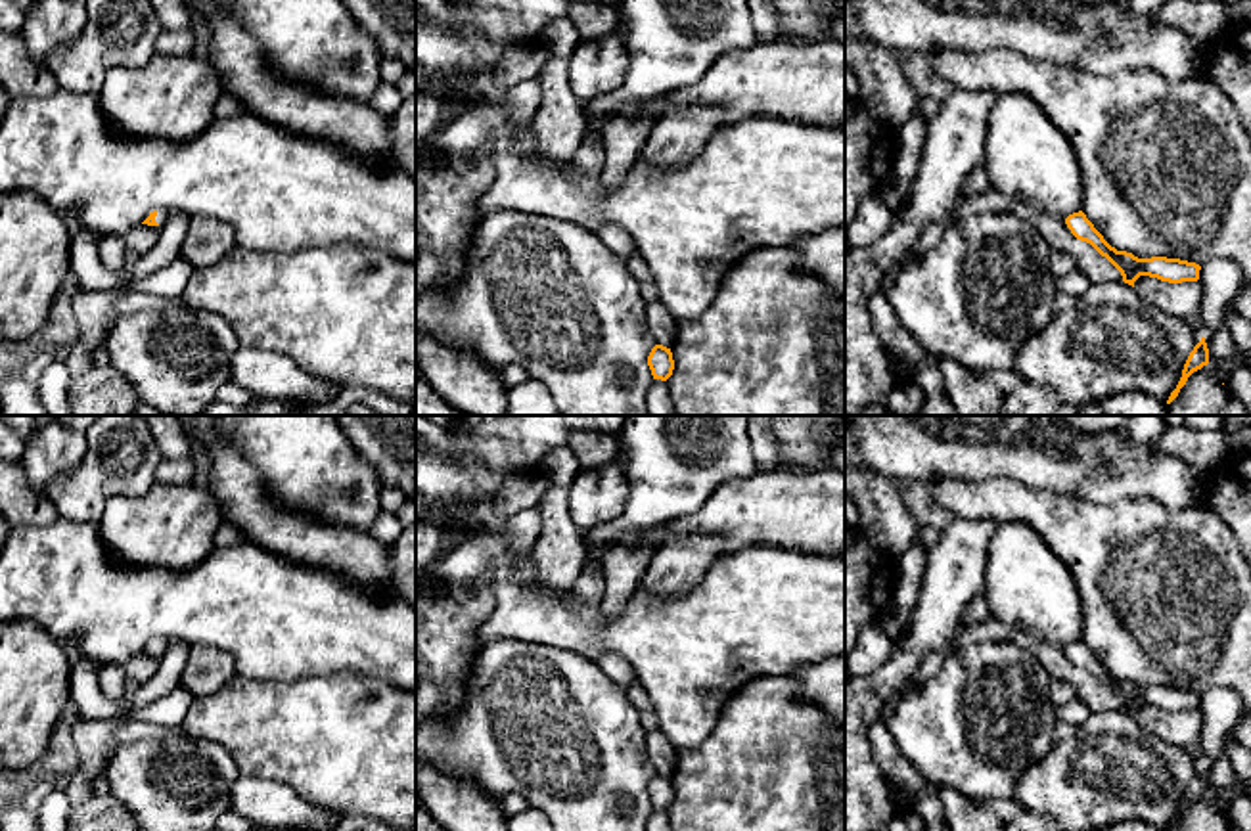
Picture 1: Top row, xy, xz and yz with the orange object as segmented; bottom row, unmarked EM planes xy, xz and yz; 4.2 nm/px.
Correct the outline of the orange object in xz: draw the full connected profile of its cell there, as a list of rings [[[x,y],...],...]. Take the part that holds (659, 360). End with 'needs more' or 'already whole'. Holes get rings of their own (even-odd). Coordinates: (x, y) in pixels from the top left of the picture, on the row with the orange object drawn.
[[[655,345],[648,356],[653,379],[667,381],[672,375],[674,360],[671,348]]] | already whole

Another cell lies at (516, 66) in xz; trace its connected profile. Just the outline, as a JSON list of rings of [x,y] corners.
[[[542,42],[508,50],[494,69],[494,80],[512,88],[523,80],[536,79],[550,57],[552,54]]]

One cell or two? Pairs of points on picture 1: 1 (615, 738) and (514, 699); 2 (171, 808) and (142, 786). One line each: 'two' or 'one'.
1: one
2: one

